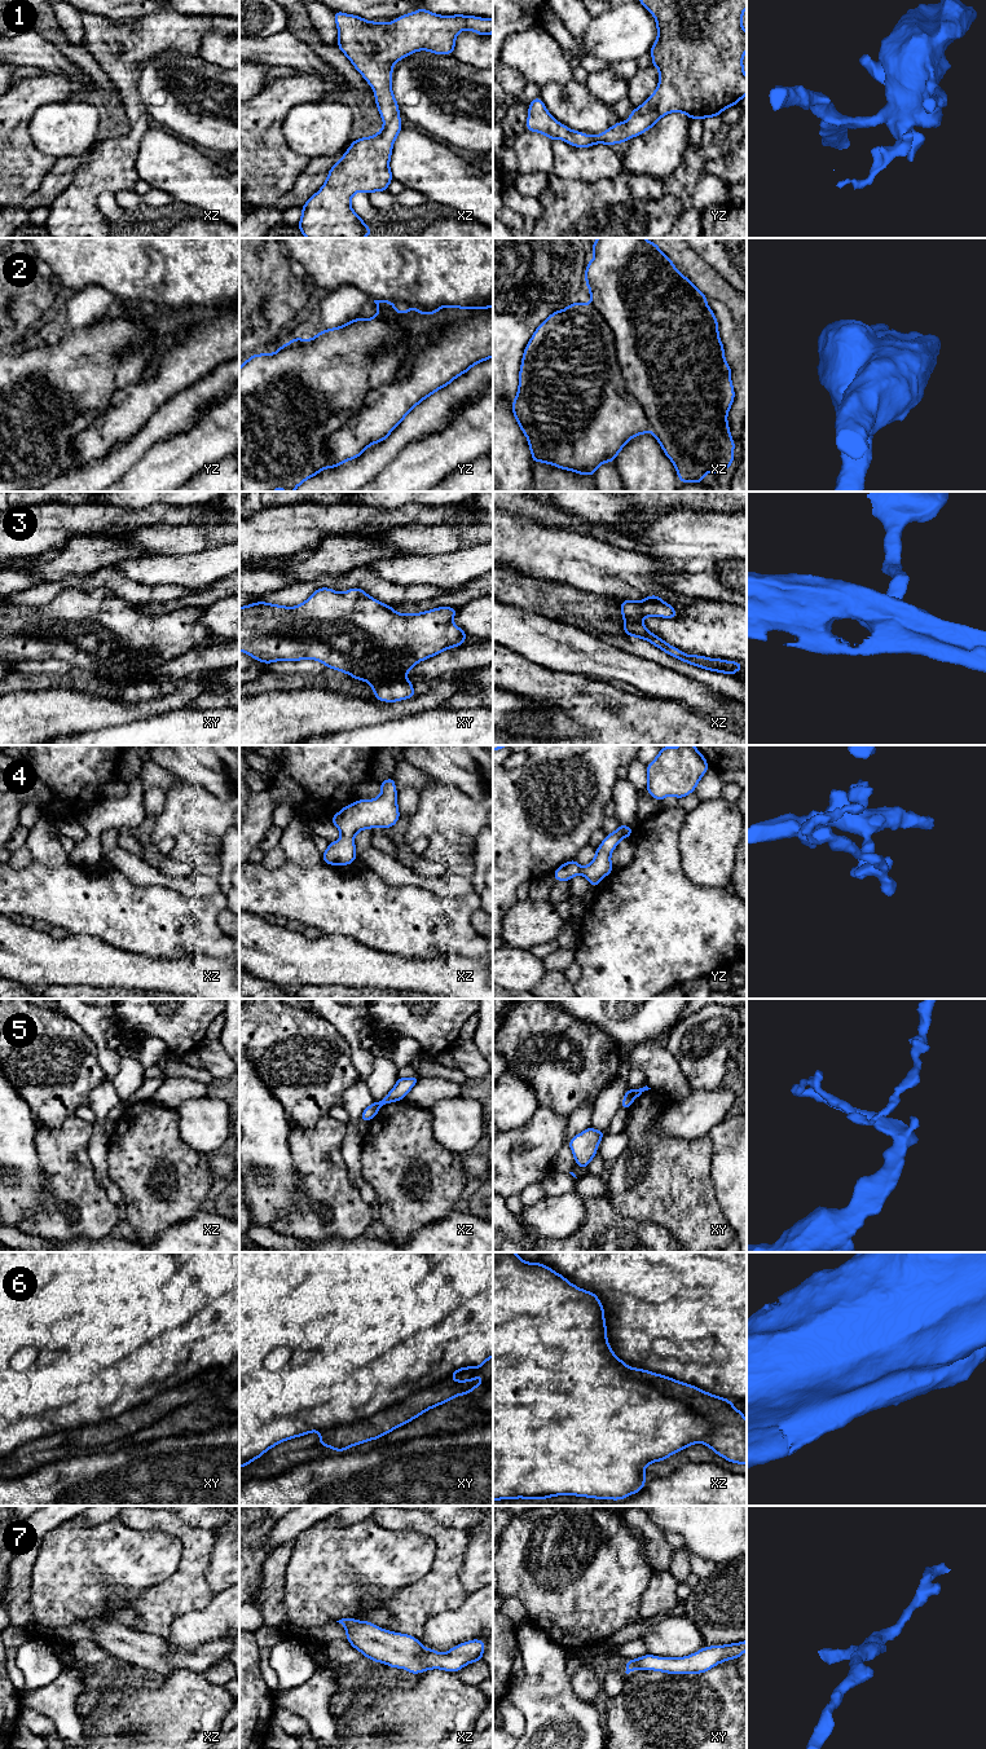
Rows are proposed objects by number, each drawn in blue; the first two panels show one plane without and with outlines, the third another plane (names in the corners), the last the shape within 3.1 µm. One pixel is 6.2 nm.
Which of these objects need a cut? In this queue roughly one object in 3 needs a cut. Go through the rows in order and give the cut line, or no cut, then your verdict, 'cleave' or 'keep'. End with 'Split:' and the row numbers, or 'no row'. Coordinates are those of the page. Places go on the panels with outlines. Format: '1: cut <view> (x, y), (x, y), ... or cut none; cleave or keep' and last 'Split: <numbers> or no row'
1: cut none; keep
2: cut yz (392, 320), (406, 355), (326, 439), (325, 467); cleave
3: cut none; keep
4: cut none; keep
5: cut xy (632, 1089), (634, 1097); cleave
6: cut xy (449, 1377), (417, 1390), (396, 1404), (369, 1417), (320, 1431); cleave
7: cut none; keep
Split: 2, 5, 6

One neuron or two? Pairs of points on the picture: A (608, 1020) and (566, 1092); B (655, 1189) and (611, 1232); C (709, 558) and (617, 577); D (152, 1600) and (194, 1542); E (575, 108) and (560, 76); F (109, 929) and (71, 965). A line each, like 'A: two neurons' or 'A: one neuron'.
A: two neurons
B: two neurons
C: two neurons
D: one neuron
E: two neurons
F: two neurons

